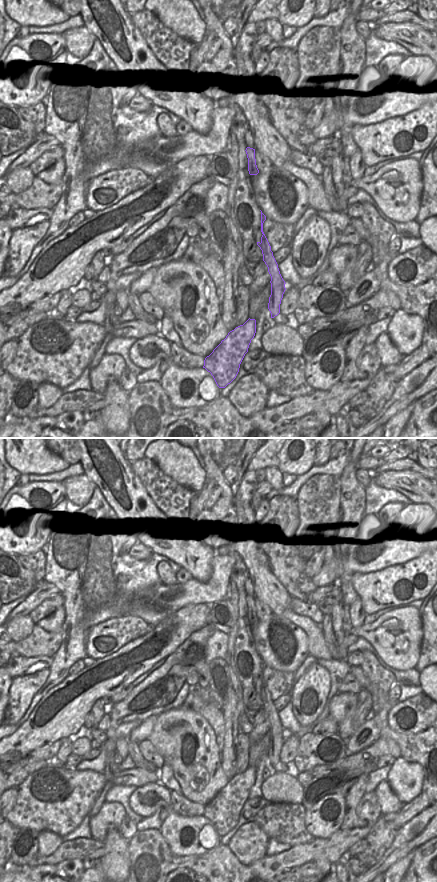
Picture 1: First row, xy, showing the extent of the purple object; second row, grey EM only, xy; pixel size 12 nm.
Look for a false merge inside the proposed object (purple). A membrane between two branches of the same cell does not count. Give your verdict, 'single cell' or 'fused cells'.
fused cells

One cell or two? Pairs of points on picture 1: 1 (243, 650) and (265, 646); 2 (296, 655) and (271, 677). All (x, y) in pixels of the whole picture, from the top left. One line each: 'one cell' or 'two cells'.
1: two cells
2: two cells

